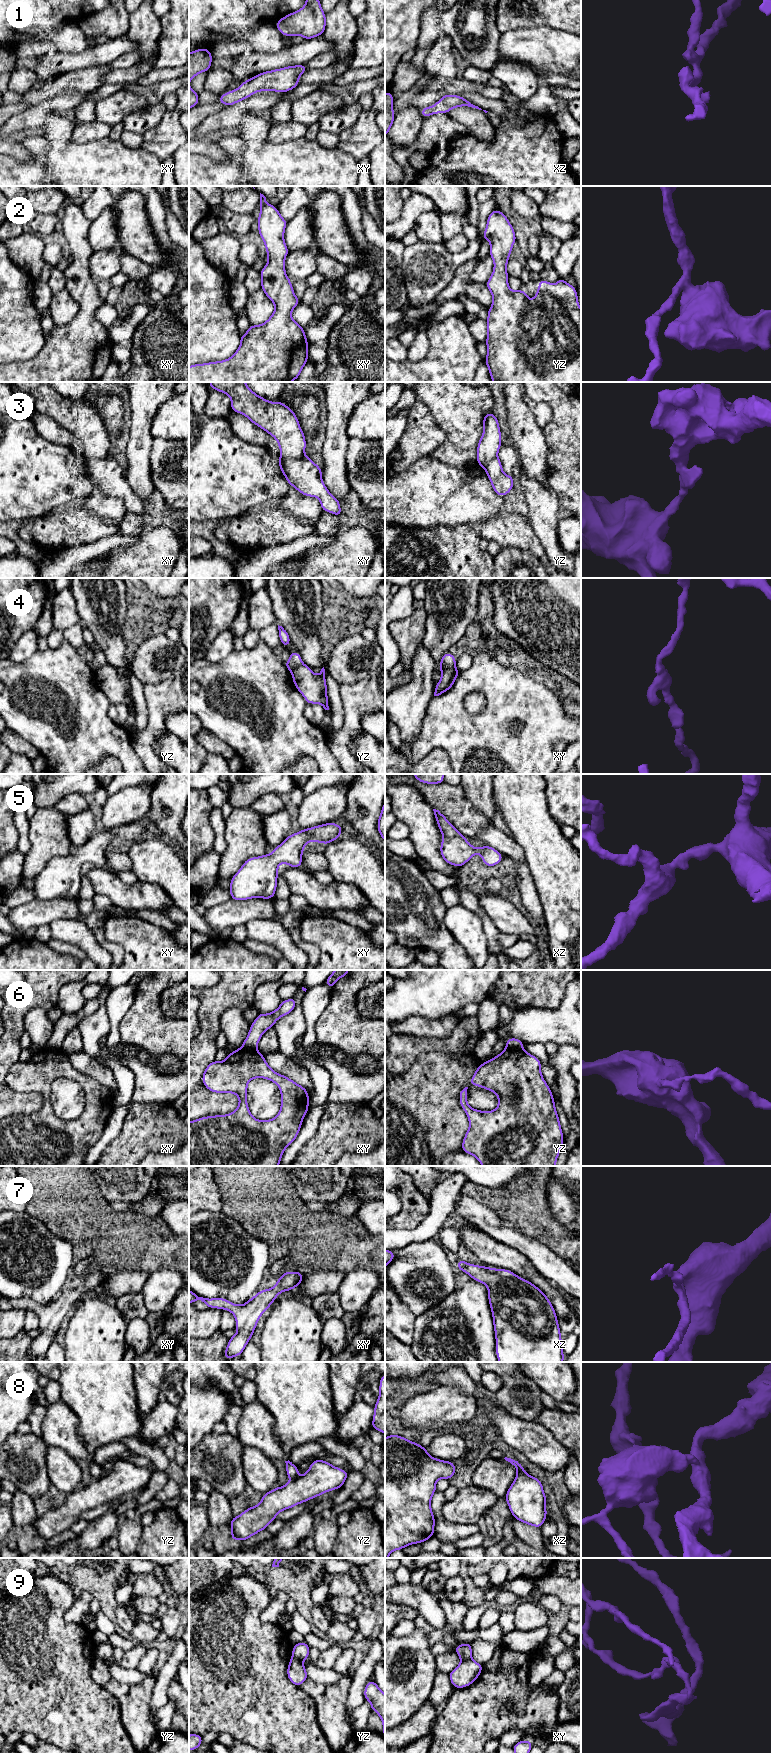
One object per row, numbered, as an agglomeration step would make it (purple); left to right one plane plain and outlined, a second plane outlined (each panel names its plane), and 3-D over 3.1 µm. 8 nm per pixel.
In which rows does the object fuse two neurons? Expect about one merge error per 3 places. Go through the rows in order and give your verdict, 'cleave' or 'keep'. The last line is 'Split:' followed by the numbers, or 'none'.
1: keep
2: keep
3: cleave
4: cleave
5: keep
6: cleave
7: keep
8: cleave
9: cleave
Split: 3, 4, 6, 8, 9

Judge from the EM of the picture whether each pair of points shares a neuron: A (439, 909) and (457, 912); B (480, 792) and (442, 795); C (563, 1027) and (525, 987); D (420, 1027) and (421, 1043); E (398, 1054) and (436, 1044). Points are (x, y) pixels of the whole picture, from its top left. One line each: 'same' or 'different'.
A: different
B: different
C: different
D: different
E: same

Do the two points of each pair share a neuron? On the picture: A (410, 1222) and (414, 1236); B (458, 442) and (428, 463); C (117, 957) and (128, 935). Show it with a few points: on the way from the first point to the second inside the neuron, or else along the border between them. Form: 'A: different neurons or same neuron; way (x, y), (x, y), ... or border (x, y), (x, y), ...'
A: different neurons; border (428, 1212), (415, 1227), (395, 1229)
B: different neurons; border (429, 455), (456, 467)
C: different neurons; border (103, 932), (106, 940), (122, 948), (124, 959)

